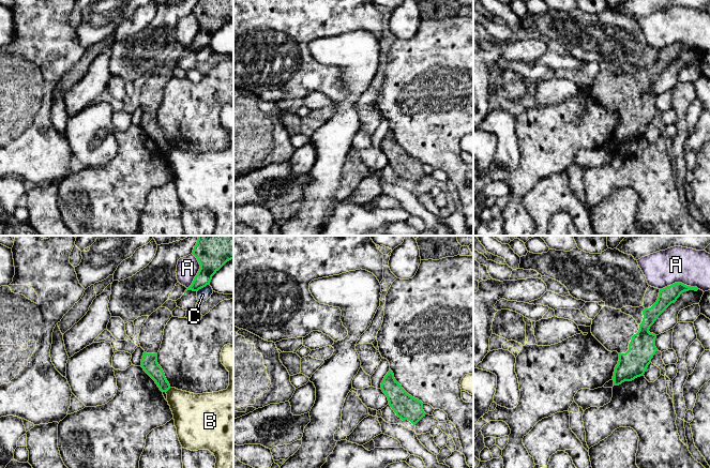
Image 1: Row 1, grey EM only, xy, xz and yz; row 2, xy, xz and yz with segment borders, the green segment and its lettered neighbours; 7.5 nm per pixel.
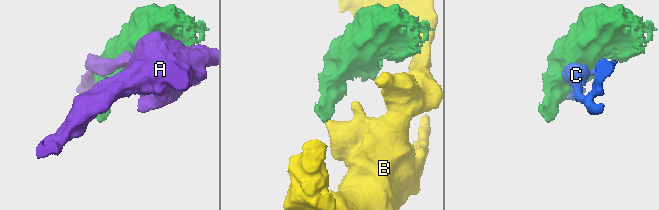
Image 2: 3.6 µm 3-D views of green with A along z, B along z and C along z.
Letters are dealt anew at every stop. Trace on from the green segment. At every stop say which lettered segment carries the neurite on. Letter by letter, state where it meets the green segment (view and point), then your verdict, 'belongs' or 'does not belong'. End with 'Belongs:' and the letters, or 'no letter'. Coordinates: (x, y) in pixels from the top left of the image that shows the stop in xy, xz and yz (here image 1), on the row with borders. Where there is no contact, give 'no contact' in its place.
A: contact yz (679, 283); does not belong
B: contact xy (168, 389); does not belong
C: contact xy (202, 287); does not belong
Belongs: no letter

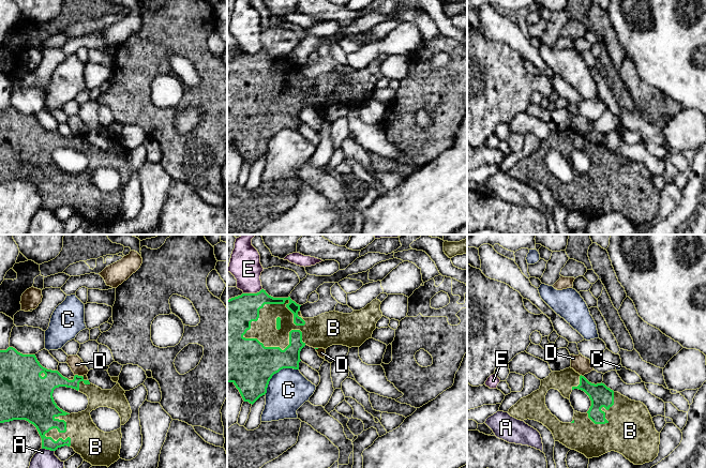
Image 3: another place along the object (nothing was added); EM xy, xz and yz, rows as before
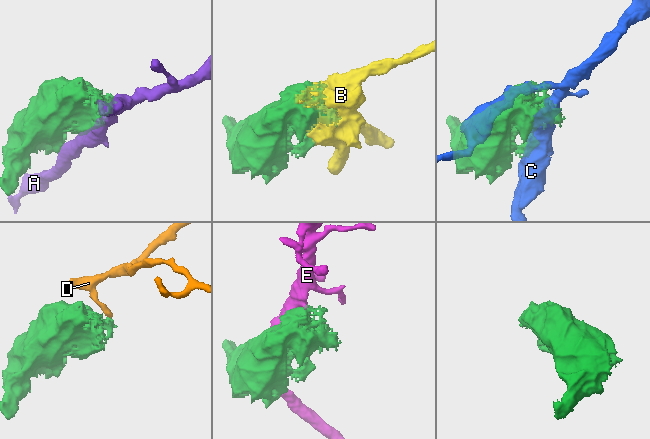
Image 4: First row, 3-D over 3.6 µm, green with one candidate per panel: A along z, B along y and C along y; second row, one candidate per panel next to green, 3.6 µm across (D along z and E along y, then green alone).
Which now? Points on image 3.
A: contact xy (47, 449); does not belong
B: contact xz (272, 303); belongs
C: contact xz (276, 372); does not belong
D: contact xy (77, 375); does not belong
E: contact xz (252, 293); does not belong
Belongs: B

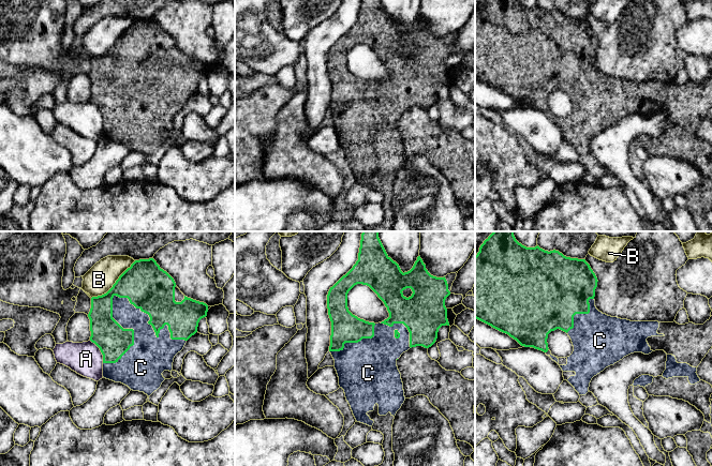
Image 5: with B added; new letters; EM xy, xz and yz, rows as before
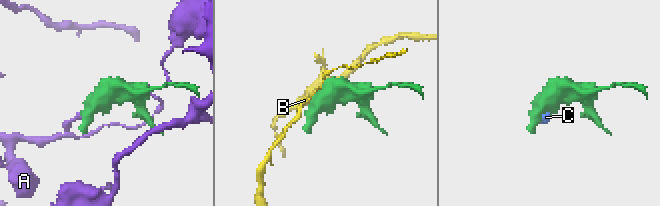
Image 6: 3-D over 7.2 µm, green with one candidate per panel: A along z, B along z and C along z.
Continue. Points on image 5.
A: contact xy (101, 351); does not belong
B: contact xy (114, 284); does not belong
C: contact xy (152, 327); belongs
Belongs: C

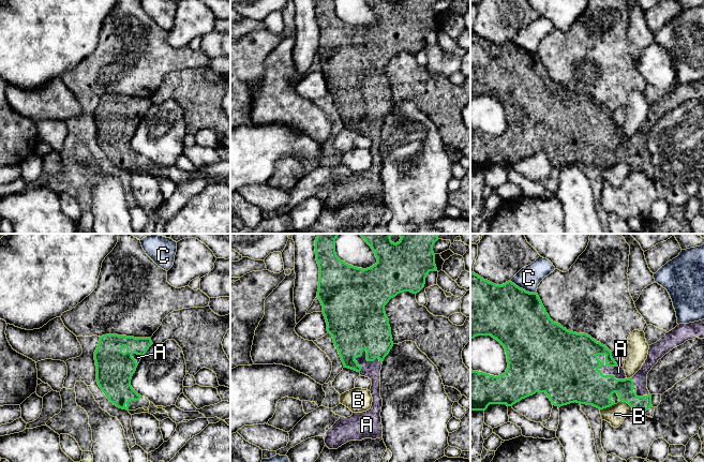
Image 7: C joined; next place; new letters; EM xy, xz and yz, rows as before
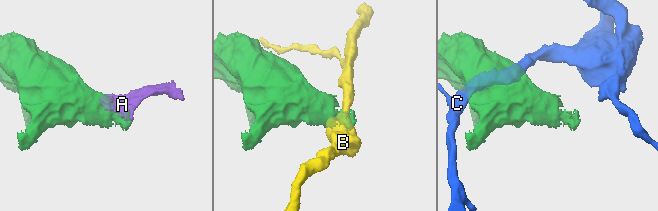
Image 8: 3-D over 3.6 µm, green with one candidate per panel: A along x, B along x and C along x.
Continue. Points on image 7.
A: contact yz (605, 375); belongs
B: contact yz (627, 402); does not belong
C: contact yz (522, 288); does not belong
Belongs: A

